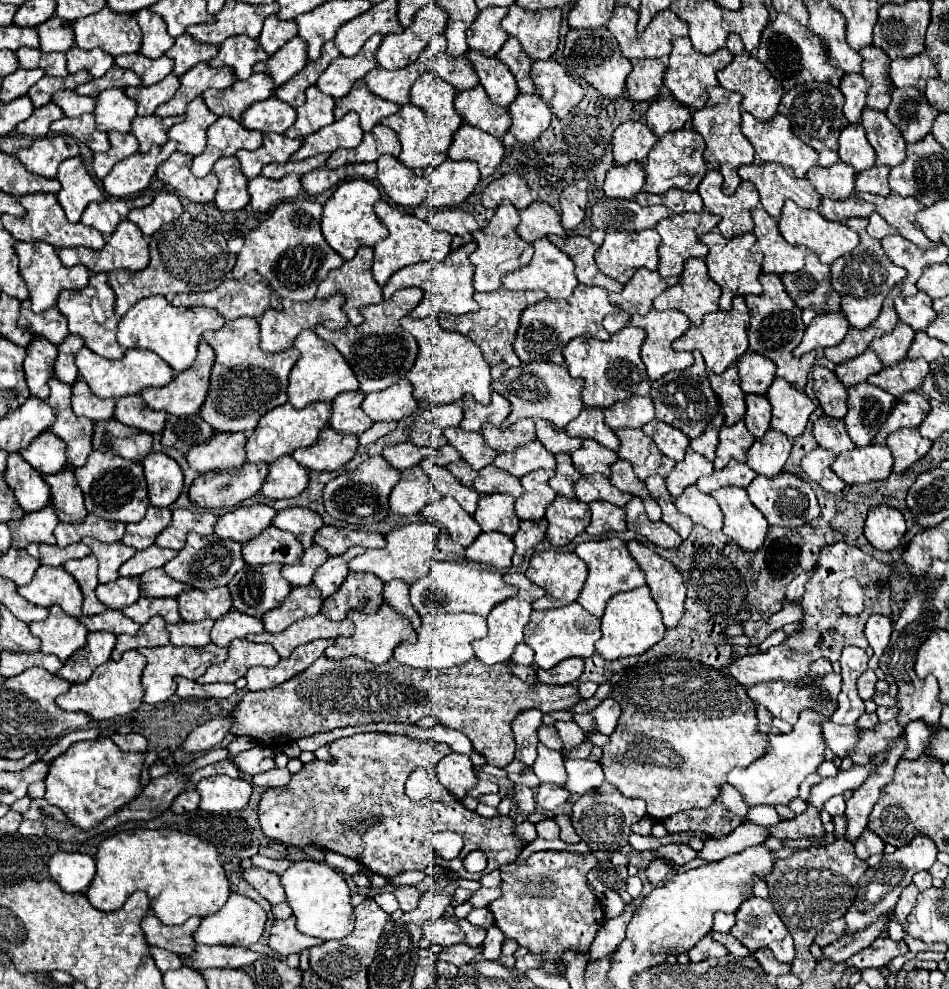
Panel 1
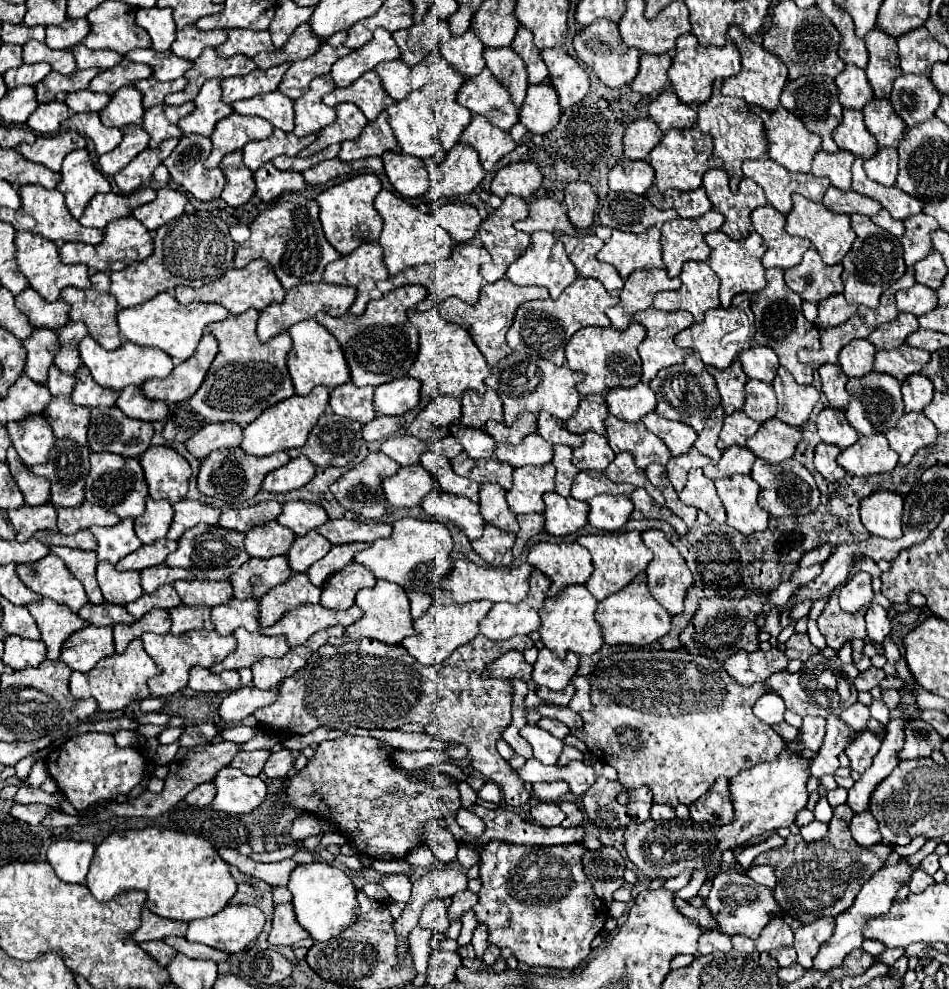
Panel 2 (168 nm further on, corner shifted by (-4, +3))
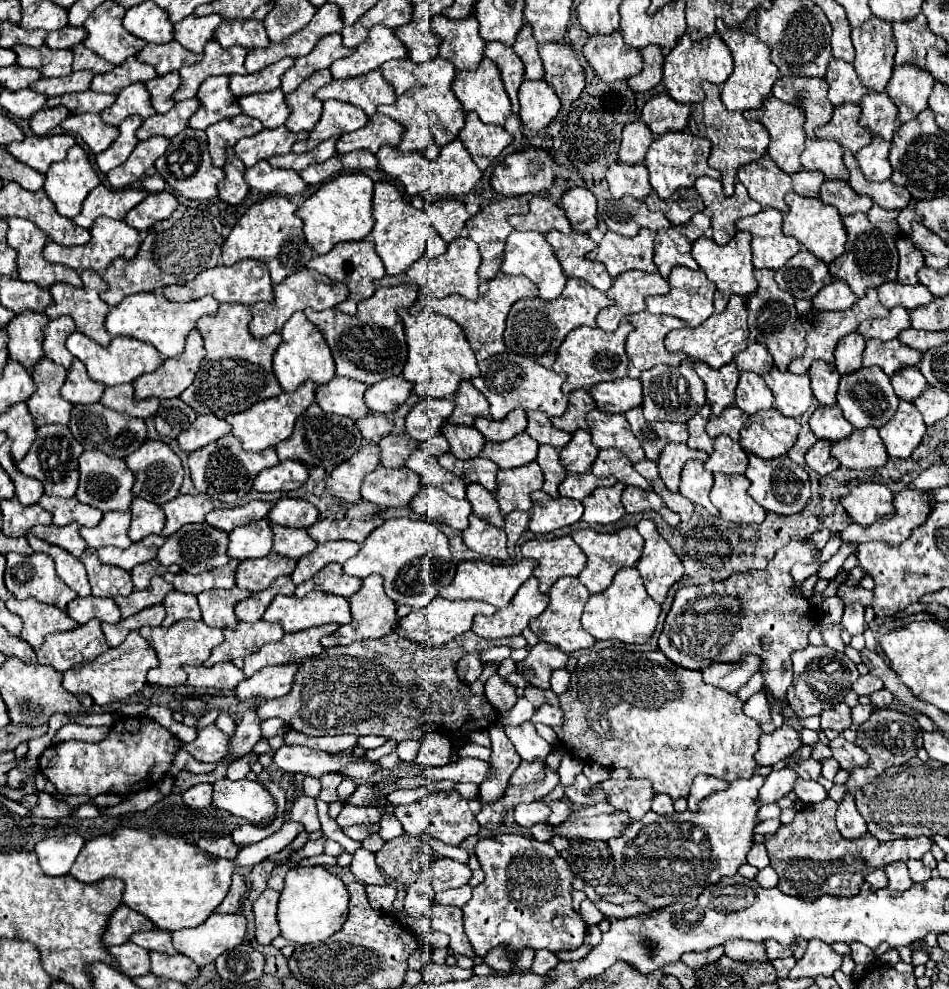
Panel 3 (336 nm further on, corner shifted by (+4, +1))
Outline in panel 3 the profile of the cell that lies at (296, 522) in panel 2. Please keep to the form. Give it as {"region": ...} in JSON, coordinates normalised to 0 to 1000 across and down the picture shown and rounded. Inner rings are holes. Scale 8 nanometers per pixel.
{"region":[[[307,503],[294,505],[281,521],[283,529],[296,531],[296,533],[309,533],[309,535],[313,533],[323,535],[334,525],[336,525],[336,517],[328,509],[319,505],[307,505]]]}

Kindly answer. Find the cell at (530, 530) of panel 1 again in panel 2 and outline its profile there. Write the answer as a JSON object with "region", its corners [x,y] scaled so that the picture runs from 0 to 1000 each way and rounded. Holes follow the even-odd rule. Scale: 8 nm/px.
{"region":[[[557,519],[557,521],[545,521],[545,527],[547,527],[547,539],[545,539],[545,545],[543,545],[543,553],[541,553],[541,563],[547,563],[553,549],[566,541],[568,537],[572,537],[572,529],[574,529],[574,523],[570,519]]]}

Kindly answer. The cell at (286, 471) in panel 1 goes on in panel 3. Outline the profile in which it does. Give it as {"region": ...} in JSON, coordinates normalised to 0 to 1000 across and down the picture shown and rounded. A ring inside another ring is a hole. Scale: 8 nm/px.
{"region":[[[296,466],[290,472],[273,476],[269,482],[267,492],[275,498],[286,498],[286,496],[311,496],[317,490],[321,490],[326,484],[326,476],[321,468],[315,466]]]}

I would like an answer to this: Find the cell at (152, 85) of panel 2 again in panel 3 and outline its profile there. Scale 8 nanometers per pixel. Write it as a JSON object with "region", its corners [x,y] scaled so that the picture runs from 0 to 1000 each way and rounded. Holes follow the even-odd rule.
{"region":[[[184,72],[180,76],[170,76],[170,78],[163,78],[153,84],[153,88],[159,96],[159,108],[165,114],[176,114],[184,106],[182,94],[187,92],[189,84],[191,84],[191,78]]]}

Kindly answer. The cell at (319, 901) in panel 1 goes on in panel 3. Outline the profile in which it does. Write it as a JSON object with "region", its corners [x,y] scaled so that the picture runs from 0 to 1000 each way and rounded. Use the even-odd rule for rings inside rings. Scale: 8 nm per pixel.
{"region":[[[307,877],[300,885],[300,899],[294,909],[296,945],[309,953],[338,953],[355,943],[366,929],[368,903],[364,893],[342,877]]]}

